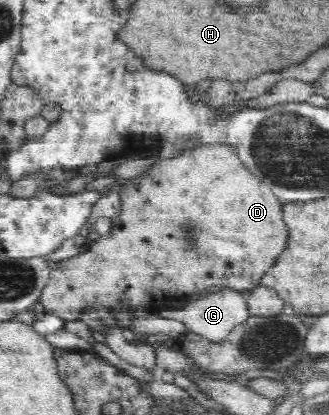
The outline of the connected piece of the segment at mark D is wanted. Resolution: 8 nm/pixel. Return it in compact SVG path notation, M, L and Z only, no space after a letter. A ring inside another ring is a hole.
M207 143L196 148L182 151L179 157L158 160L147 171L130 179L119 182L116 189L120 197L121 212L112 217L111 231L104 236L99 236L94 242L89 241L87 249L75 257L57 262L57 267L50 274L50 279L45 285L40 303L44 311L56 315L64 321L79 321L86 307L95 308L97 305L113 309L117 303L127 303L131 312L137 311L142 306L149 306L155 300L170 299L174 296L190 296L197 293L207 293L211 290L230 288L239 291L255 290L260 285L263 275L275 264L275 260L286 248L289 233L281 219L281 203L278 196L267 187L262 180L255 179L247 167L239 161L238 150L235 146L221 143Z

